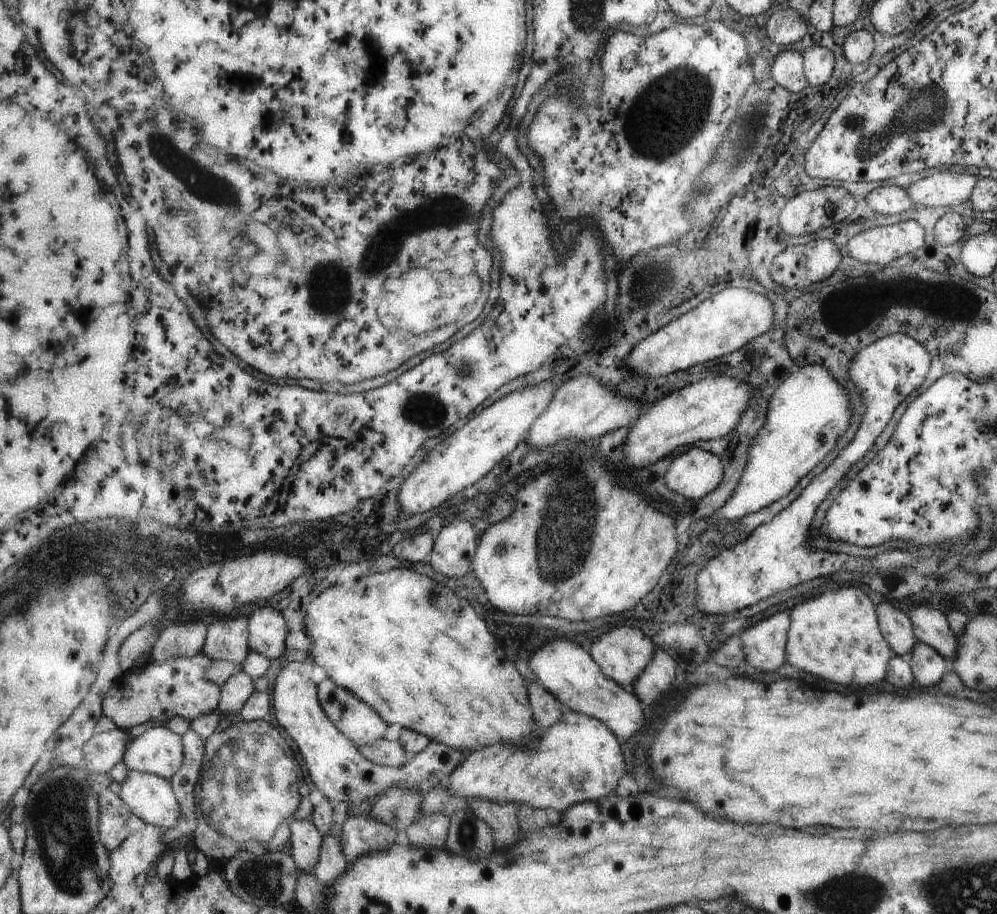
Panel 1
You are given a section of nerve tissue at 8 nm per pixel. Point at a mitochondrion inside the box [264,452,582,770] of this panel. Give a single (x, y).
(431, 597)

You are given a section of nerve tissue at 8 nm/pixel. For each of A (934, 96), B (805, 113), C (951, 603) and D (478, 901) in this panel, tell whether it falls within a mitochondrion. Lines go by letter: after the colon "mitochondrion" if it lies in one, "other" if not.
A: mitochondrion
B: other
C: other
D: other

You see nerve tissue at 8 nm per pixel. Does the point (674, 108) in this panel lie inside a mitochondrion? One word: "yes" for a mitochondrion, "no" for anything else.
yes

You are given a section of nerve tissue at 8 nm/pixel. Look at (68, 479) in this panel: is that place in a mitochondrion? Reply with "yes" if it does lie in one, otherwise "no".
no

